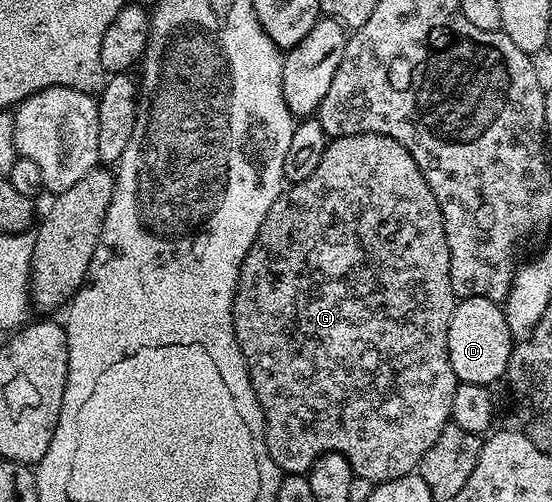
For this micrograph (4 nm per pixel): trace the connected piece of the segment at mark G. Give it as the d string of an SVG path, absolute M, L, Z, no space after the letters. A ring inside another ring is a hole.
M350 134L349 136L338 136L329 139L326 146L326 154L322 154L322 162L318 162L318 167L314 170L314 174L310 174L310 178L306 178L302 182L285 187L284 191L280 193L280 196L274 202L274 206L270 206L270 210L266 214L266 218L262 222L262 226L258 230L258 234L254 238L254 242L250 246L250 250L240 267L240 277L236 283L236 297L232 307L232 317L234 318L234 330L238 338L238 346L242 350L244 361L248 367L248 377L252 383L252 389L258 398L260 409L264 411L264 441L268 447L270 458L279 466L281 473L307 473L308 467L322 454L337 452L346 457L350 462L353 476L370 478L373 486L384 484L394 478L413 475L419 469L426 450L430 450L430 446L434 446L434 442L438 442L438 434L442 434L442 430L450 423L452 418L454 390L458 381L454 370L450 366L446 334L450 330L450 314L454 314L457 299L458 297L456 297L454 290L450 286L450 246L446 242L446 230L444 229L442 210L438 206L438 198L434 194L434 190L430 190L422 170L418 170L418 162L414 162L414 158L410 158L406 146L394 142L394 138L386 138L382 134Z

